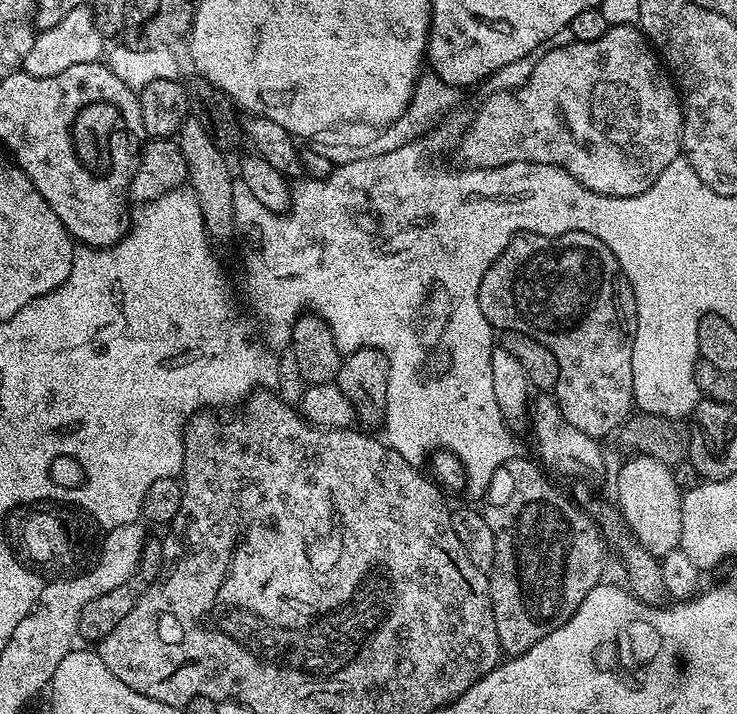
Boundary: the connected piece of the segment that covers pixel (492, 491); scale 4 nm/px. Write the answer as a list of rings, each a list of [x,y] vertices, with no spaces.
[[[513,458],[505,462],[502,466],[498,466],[498,470],[494,470],[494,478],[490,478],[490,486],[488,491],[482,497],[482,511],[486,522],[490,522],[490,530],[494,530],[494,562],[488,576],[488,585],[490,586],[490,594],[492,595],[492,613],[494,614],[494,626],[498,630],[498,642],[500,643],[500,651],[505,657],[511,658],[521,656],[526,650],[530,650],[530,646],[534,646],[534,642],[542,642],[542,638],[546,638],[546,634],[550,634],[554,630],[558,630],[558,626],[562,626],[569,618],[576,613],[578,606],[582,606],[582,598],[586,598],[586,594],[590,594],[590,590],[594,590],[596,584],[601,583],[604,572],[604,548],[606,549],[606,541],[602,537],[600,529],[595,521],[588,515],[583,507],[577,506],[569,497],[564,497],[550,481],[543,467],[536,466],[537,461],[520,460],[521,458]]]

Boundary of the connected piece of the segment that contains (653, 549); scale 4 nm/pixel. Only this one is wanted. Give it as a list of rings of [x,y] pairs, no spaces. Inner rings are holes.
[[[632,456],[616,476],[616,499],[628,531],[650,554],[663,558],[679,548],[682,538],[682,493],[672,477],[672,468],[649,456]]]

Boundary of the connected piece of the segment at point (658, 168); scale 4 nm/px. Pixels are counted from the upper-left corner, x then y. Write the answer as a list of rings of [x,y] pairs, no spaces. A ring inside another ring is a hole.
[[[614,25],[609,27],[608,32],[602,38],[594,42],[569,42],[561,48],[549,47],[544,57],[532,68],[532,73],[528,76],[525,84],[520,84],[517,88],[512,88],[509,92],[496,92],[493,96],[488,96],[484,100],[484,105],[476,114],[476,121],[464,132],[464,137],[460,140],[460,145],[456,148],[456,156],[464,160],[463,167],[470,168],[497,168],[506,166],[514,162],[534,162],[535,164],[553,164],[562,170],[566,170],[582,186],[594,190],[598,194],[607,196],[637,196],[650,186],[681,155],[682,145],[680,143],[680,131],[684,129],[684,106],[682,97],[669,73],[666,71],[659,55],[654,51],[648,42],[647,36],[640,31],[639,27],[628,25]]]

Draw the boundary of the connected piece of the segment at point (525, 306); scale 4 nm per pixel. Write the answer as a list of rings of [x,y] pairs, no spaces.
[[[533,232],[518,234],[505,248],[500,249],[500,256],[486,270],[486,274],[478,286],[478,306],[482,306],[482,314],[486,314],[486,322],[490,322],[493,329],[530,334],[530,338],[538,338],[538,342],[542,342],[542,346],[546,346],[550,350],[550,354],[554,354],[554,358],[558,358],[560,381],[554,395],[560,403],[560,409],[566,418],[566,422],[570,422],[570,426],[574,426],[574,430],[582,430],[582,434],[605,438],[604,436],[610,435],[612,431],[613,435],[623,425],[624,421],[633,415],[634,366],[632,365],[632,347],[636,337],[636,299],[634,298],[634,290],[630,286],[618,258],[614,258],[614,254],[610,250],[610,246],[606,246],[606,242],[594,238],[594,234],[582,234],[581,232],[571,232],[561,236],[543,236]]]

